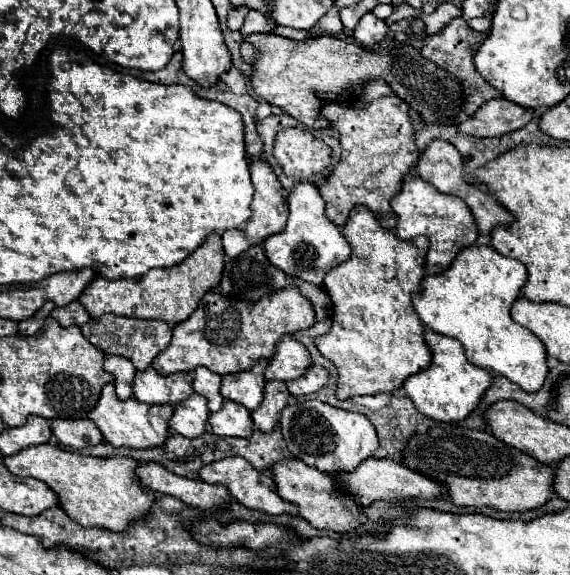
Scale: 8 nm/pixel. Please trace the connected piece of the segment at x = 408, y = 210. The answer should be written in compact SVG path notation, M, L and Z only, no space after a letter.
M408 176L404 180L402 190L390 200L390 206L398 214L398 226L396 226L398 238L414 240L420 234L430 238L430 250L426 256L426 272L430 276L442 274L454 262L458 252L462 248L472 246L478 238L478 228L474 224L474 218L468 206L456 196L436 192L434 186L430 186L418 176Z

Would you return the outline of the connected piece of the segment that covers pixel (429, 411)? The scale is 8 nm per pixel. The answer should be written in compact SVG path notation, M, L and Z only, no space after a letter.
M430 328L424 330L424 338L432 350L432 364L426 370L410 376L404 382L404 390L424 416L438 422L460 422L478 408L494 378L488 370L478 368L466 360L462 344L458 340L436 334Z

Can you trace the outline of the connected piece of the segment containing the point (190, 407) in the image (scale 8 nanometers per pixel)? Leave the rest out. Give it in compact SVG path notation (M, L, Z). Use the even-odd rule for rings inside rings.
M192 394L186 402L174 406L174 416L168 424L176 434L182 434L186 438L198 438L206 432L208 414L210 410L206 406L206 398L202 398L200 394Z

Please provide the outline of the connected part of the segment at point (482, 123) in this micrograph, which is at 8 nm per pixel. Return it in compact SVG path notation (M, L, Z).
M498 98L486 102L474 116L462 122L458 126L458 132L478 138L494 138L524 128L530 122L530 118L532 118L530 108L522 108L514 102L506 102L506 98Z

